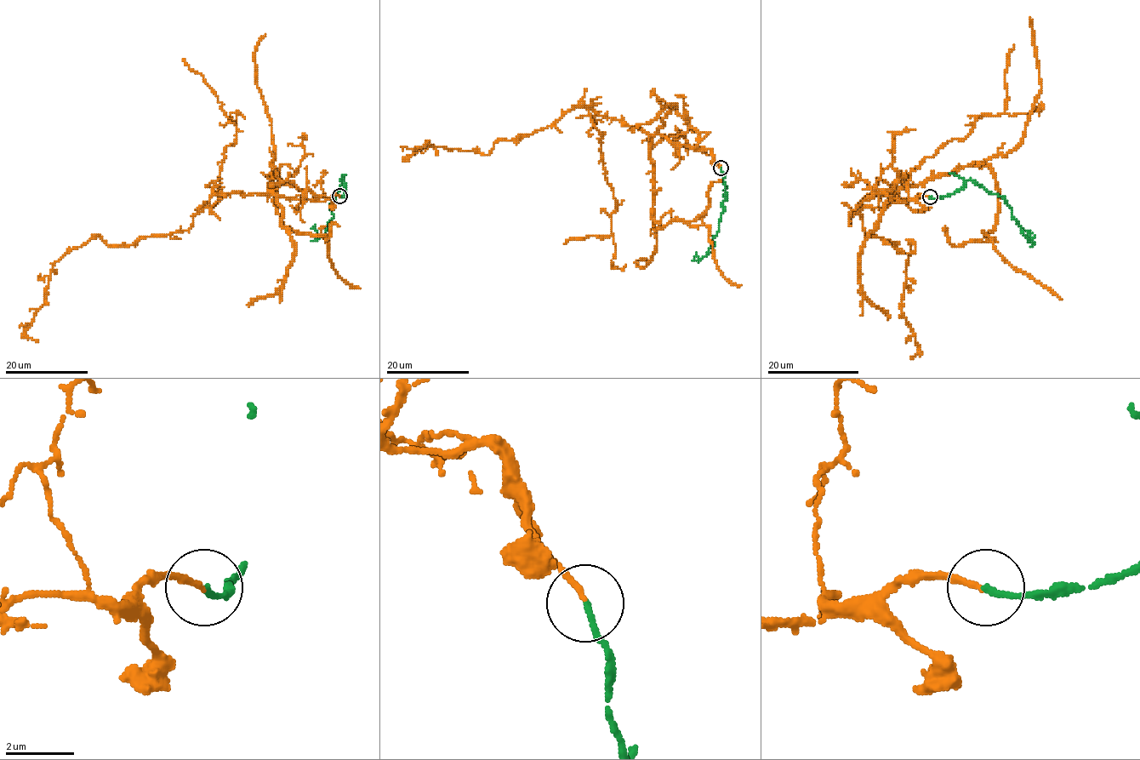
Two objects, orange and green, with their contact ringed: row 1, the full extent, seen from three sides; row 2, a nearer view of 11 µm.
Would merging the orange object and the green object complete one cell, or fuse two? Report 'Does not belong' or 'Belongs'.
Belongs

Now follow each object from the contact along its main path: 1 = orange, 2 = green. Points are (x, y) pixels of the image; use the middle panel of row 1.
1: (721, 168), (709, 149), (577, 105), (550, 125), (498, 140), (487, 154), (427, 142), (406, 157), (418, 151)
2: (721, 168), (726, 197), (722, 205), (718, 231), (711, 241), (714, 245), (709, 251), (698, 260), (695, 251)

